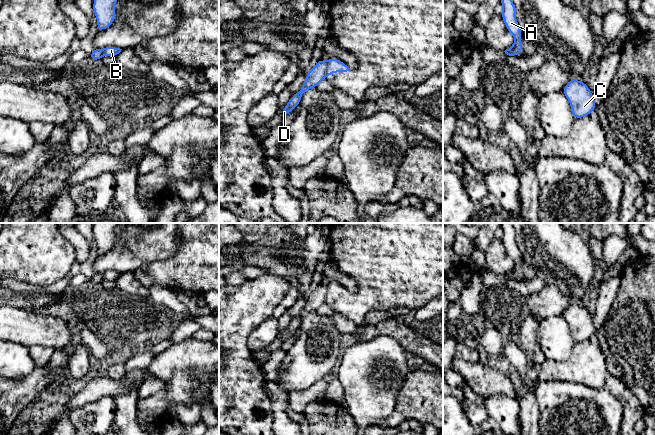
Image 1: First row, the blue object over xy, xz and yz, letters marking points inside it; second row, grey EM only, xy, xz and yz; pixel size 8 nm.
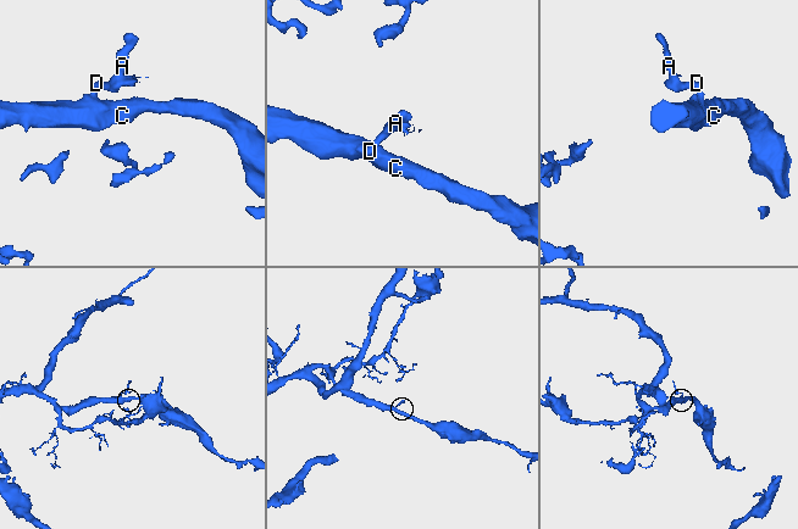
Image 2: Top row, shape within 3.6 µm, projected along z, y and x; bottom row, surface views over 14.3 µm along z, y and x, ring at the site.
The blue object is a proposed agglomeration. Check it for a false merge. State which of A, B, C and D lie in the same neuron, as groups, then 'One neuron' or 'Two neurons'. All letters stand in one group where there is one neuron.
Groups: A C D / B. Two neurons

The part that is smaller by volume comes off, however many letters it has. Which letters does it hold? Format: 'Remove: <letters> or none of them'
Remove: B

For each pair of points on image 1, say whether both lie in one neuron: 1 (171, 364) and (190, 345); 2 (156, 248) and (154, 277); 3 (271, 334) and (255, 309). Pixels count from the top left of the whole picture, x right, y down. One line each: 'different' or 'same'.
1: same
2: different
3: different

